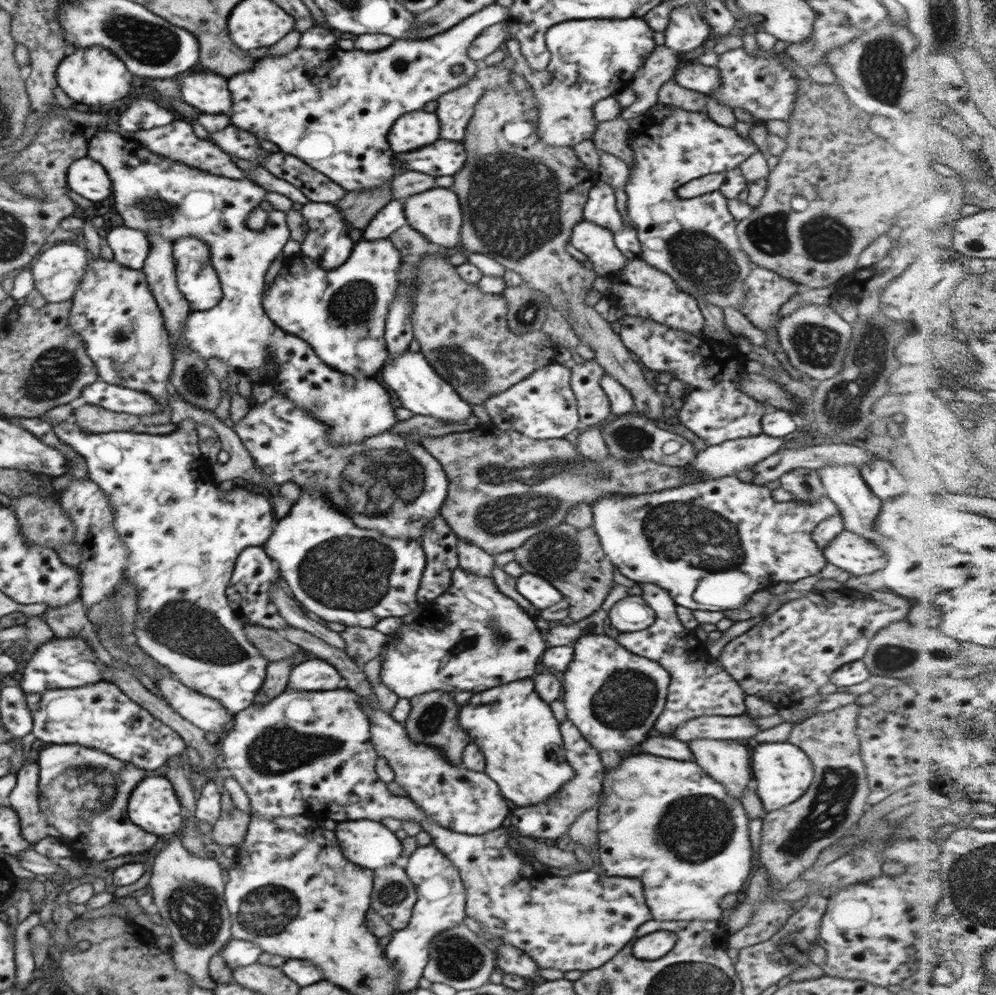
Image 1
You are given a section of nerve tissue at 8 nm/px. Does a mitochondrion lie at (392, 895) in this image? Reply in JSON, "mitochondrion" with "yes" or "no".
{"mitochondrion":"yes"}

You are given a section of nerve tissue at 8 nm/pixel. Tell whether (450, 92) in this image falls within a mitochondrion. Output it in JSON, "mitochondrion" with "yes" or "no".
{"mitochondrion":"no"}

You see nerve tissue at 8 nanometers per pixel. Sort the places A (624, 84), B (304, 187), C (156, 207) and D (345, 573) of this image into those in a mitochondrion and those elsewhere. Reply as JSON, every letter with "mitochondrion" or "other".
{"A":"other","B":"other","C":"mitochondrion","D":"mitochondrion"}

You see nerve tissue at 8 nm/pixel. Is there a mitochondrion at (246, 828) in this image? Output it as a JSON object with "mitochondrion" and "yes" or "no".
{"mitochondrion":"no"}

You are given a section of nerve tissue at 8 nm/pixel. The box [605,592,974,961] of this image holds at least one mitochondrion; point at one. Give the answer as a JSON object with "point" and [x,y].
{"point":[694,828]}

